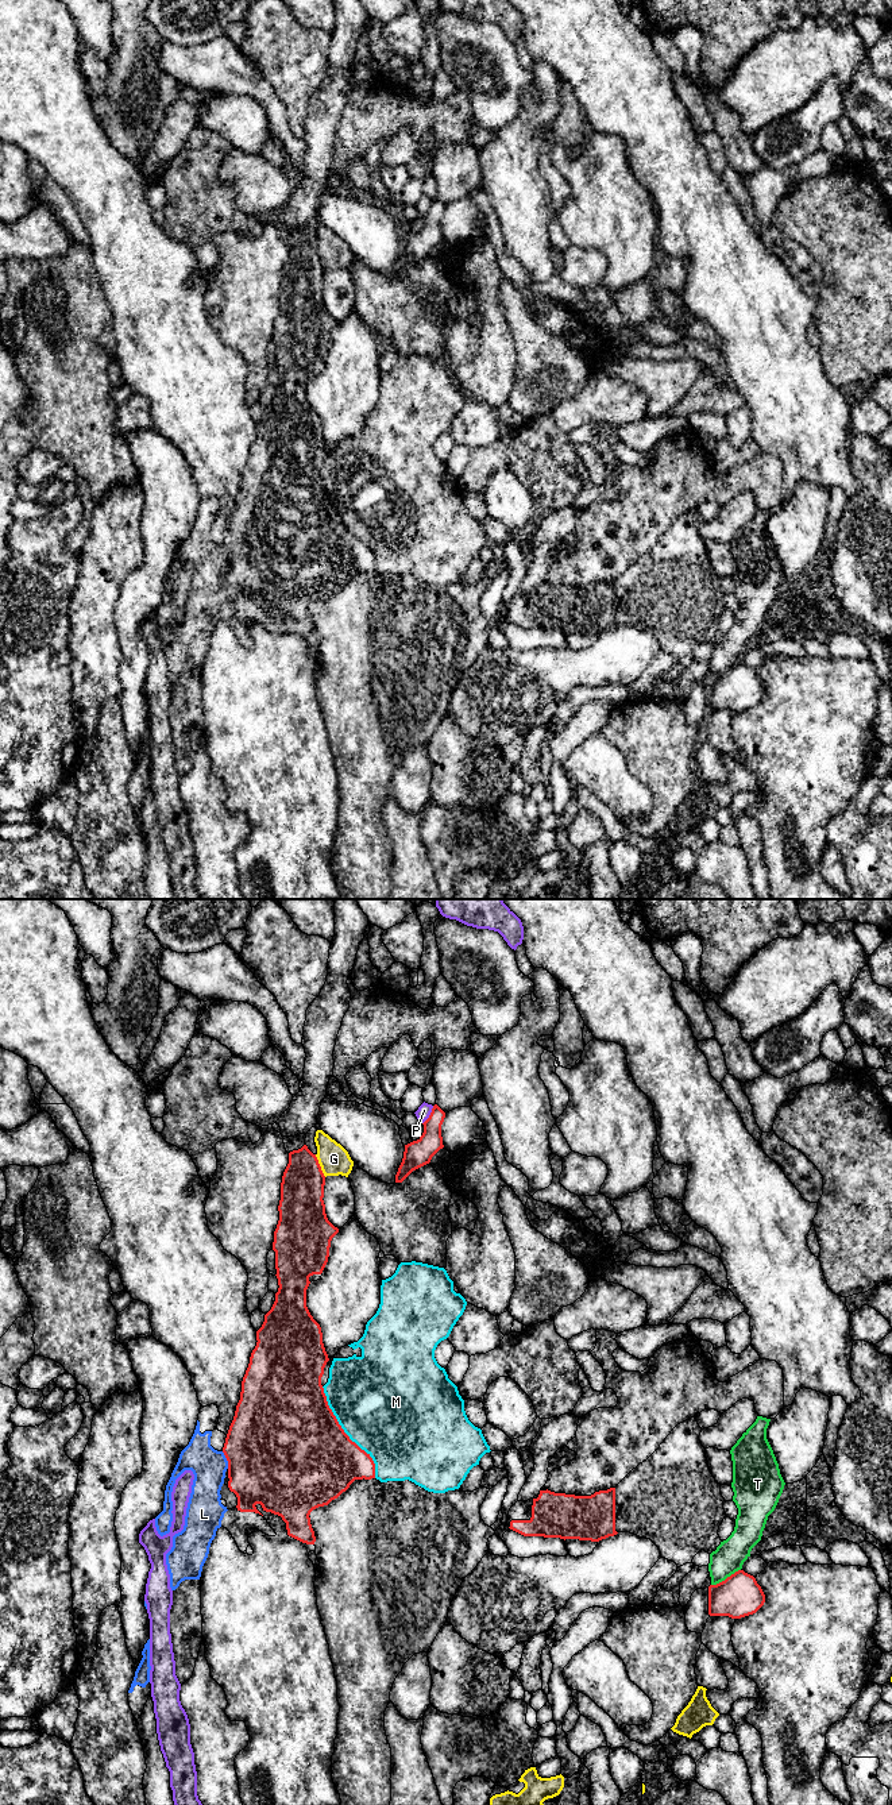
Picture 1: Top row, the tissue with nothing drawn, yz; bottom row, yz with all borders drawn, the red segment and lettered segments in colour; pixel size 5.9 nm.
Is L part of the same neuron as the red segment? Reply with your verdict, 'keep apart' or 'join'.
join

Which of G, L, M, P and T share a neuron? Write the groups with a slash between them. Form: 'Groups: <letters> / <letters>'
Groups: G T / L / M / P

